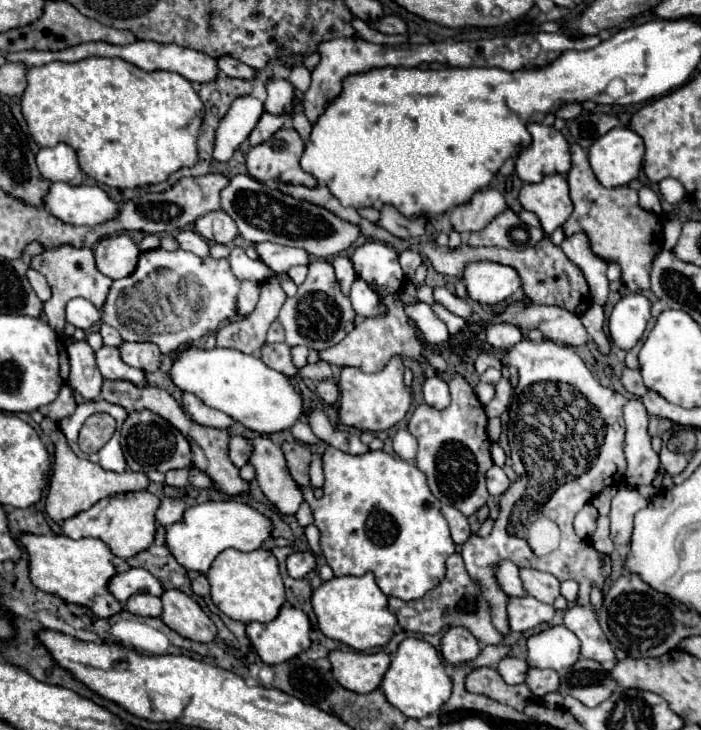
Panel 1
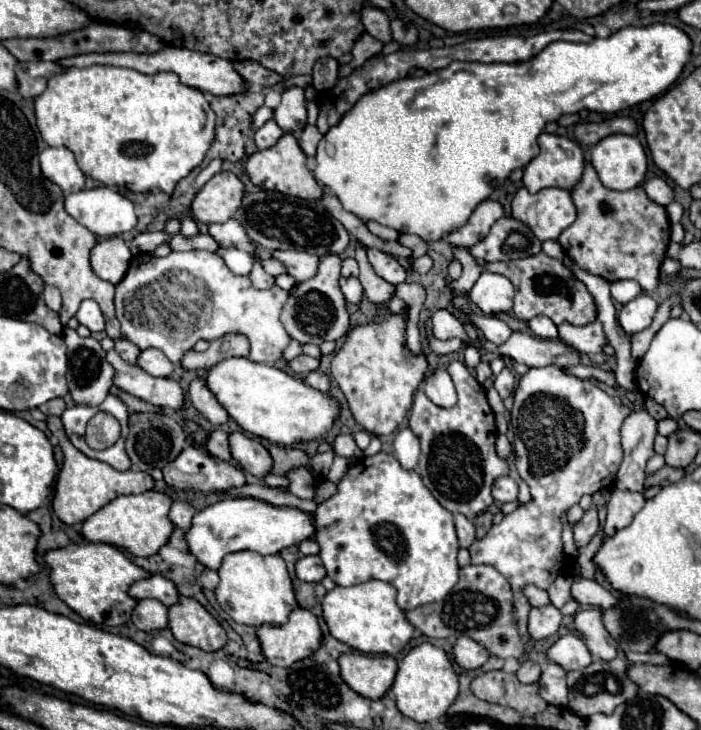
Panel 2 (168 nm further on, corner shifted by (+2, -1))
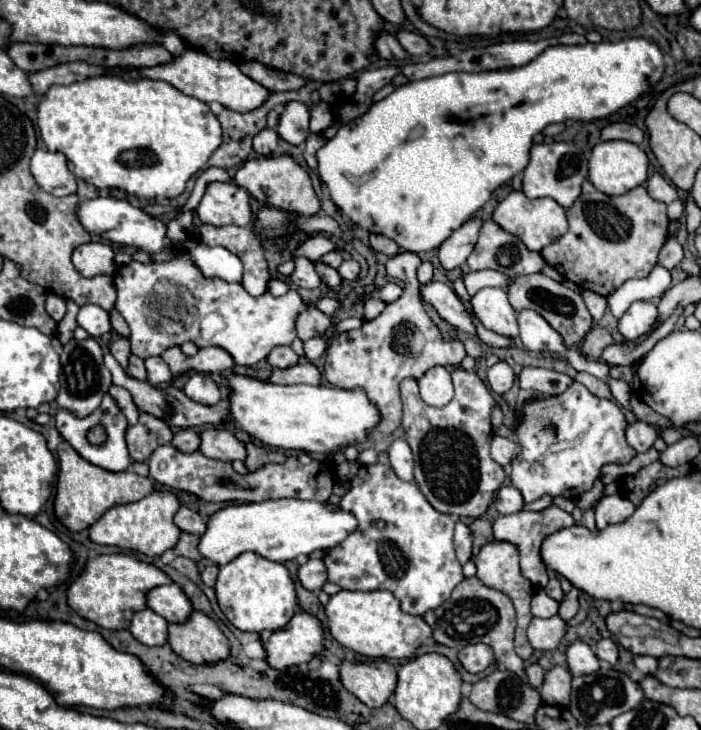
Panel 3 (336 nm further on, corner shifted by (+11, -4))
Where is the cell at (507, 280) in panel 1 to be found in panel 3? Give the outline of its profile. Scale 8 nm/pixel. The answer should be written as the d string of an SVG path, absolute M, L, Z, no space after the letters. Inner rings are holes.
M482 288L478 290L472 300L474 316L484 324L484 328L514 338L518 336L516 312L508 302L508 294L502 288Z

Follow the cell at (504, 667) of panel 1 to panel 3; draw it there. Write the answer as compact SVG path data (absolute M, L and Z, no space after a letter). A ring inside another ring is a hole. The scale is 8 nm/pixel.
M530 664L530 666L526 666L526 676L528 676L528 684L532 688L540 688L542 680L544 680L544 670L538 664Z

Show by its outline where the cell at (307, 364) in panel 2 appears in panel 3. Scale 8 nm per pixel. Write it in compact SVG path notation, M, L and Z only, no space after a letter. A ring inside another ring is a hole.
M276 346L270 356L268 356L268 362L272 364L272 368L292 368L292 364L298 364L300 358L298 354L294 354L294 350L290 346Z

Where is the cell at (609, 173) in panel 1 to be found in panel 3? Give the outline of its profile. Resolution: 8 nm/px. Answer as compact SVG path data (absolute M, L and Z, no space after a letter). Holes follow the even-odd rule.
M608 140L596 144L592 148L590 160L588 160L588 180L604 194L618 196L624 194L640 184L646 182L648 172L648 156L644 150L640 150L638 144L624 140Z

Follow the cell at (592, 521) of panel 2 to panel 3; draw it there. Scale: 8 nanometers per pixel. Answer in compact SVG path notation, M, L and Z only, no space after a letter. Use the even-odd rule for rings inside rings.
M550 506L544 512L528 512L528 510L522 510L522 512L516 512L516 514L498 516L494 520L494 524L492 524L492 530L494 530L494 538L496 540L506 540L506 542L512 542L514 546L518 546L522 574L536 588L544 588L549 581L549 575L543 560L540 560L540 546L542 546L544 538L550 536L552 532L560 532L560 528L568 528L568 526L576 526L576 524L578 522L568 512L564 512L564 510L556 508L556 506Z

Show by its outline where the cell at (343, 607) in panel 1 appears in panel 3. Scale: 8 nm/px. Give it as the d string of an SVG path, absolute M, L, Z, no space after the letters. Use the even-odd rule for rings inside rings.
M340 590L330 596L324 610L332 638L338 640L342 646L370 658L388 658L388 660L412 658L416 648L432 634L430 626L422 620L422 616L404 614L400 610L398 600L386 590L374 592Z

